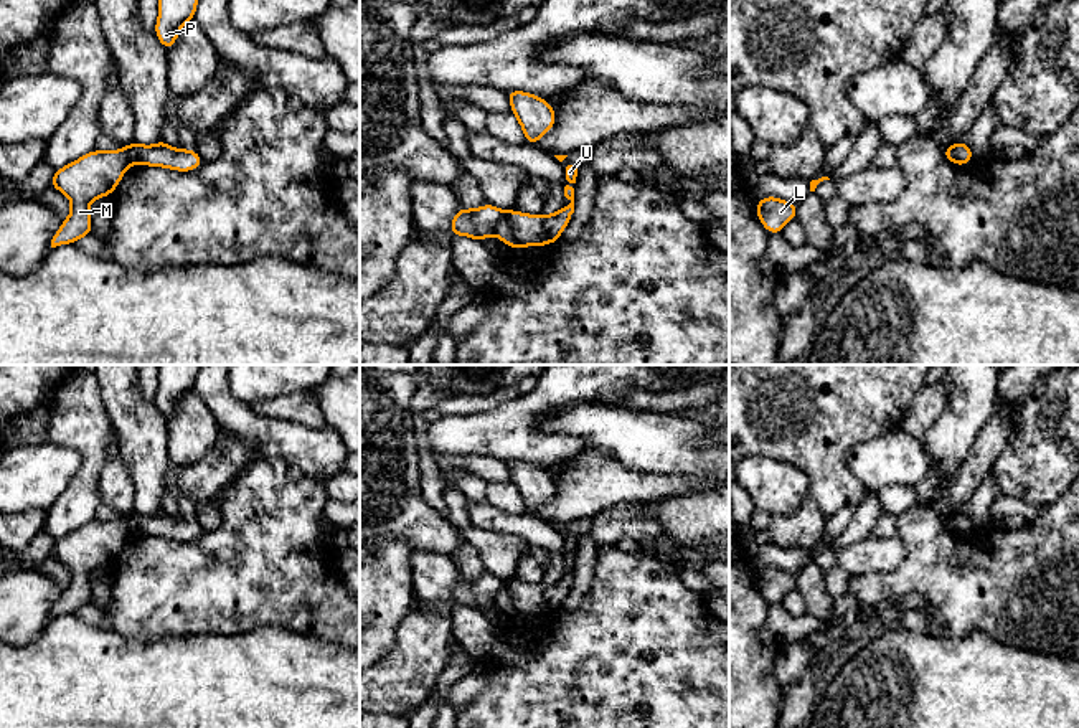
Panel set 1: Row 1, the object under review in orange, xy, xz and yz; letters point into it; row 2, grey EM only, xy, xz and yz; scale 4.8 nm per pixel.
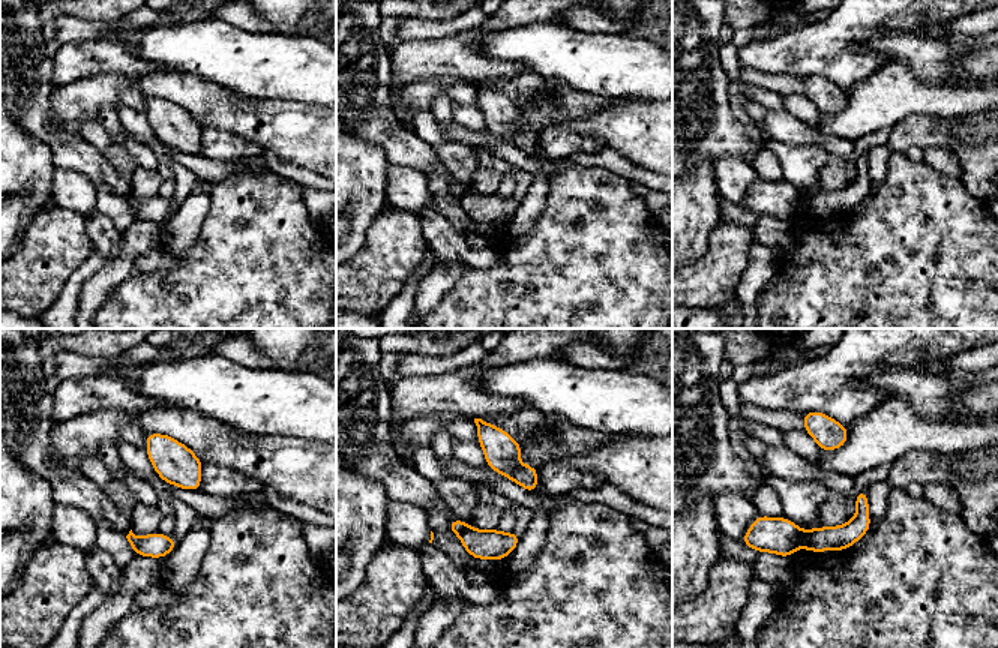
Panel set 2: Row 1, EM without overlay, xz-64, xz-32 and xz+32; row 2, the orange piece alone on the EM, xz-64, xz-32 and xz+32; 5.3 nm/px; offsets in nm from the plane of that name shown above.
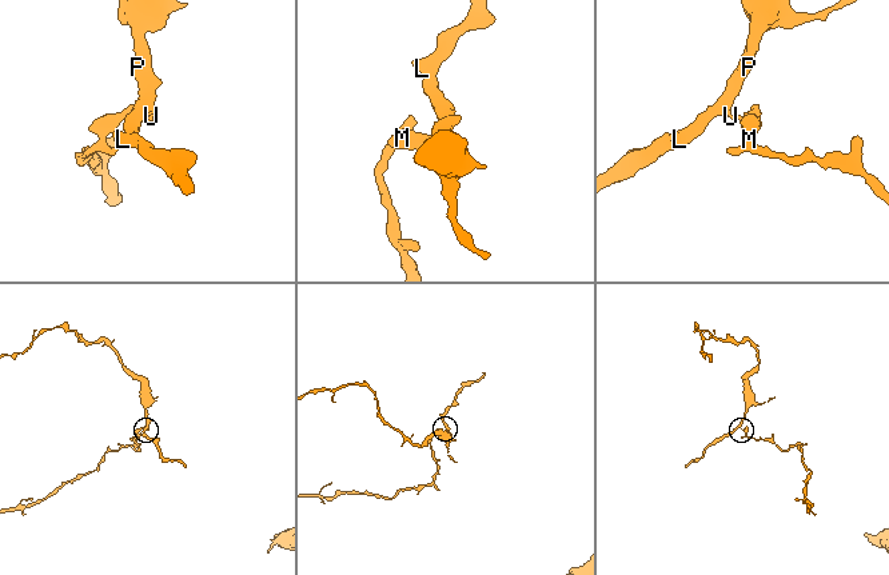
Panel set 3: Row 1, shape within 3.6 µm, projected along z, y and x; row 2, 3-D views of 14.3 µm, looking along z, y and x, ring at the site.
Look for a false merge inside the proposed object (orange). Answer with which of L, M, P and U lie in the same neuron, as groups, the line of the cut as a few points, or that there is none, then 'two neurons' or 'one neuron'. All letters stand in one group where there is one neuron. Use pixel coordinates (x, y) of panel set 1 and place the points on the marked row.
L P U / M | xz (504, 212), (494, 233) | two neurons

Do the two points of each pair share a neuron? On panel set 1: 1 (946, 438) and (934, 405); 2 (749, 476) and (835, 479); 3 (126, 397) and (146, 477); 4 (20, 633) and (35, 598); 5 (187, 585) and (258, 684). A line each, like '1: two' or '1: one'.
1: two
2: two
3: one
4: one
5: two

